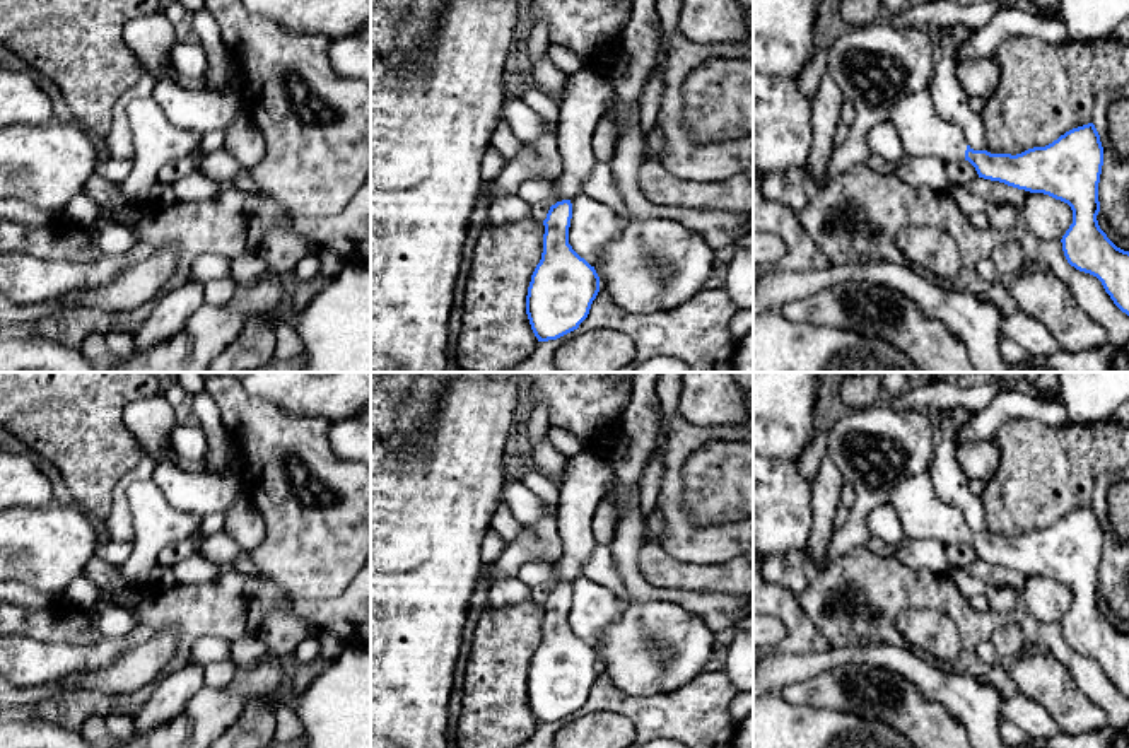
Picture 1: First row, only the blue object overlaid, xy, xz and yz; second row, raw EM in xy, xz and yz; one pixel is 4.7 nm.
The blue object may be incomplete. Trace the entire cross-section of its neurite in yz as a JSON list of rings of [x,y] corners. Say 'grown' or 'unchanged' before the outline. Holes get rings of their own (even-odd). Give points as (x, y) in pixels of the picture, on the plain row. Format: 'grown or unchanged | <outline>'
grown | [[[927,471],[904,478],[890,504],[909,540],[936,540],[945,546],[968,543],[979,560],[1068,586],[1073,606],[1061,622],[1068,646],[1097,659],[1129,698],[1129,634],[1117,630],[1097,603],[1103,529],[1093,505],[1073,511],[1045,529],[1011,538],[974,533],[963,512],[938,497]]]

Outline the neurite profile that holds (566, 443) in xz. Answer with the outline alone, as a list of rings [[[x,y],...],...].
[[[550,425],[547,441],[567,459],[584,451],[584,442],[562,427]]]

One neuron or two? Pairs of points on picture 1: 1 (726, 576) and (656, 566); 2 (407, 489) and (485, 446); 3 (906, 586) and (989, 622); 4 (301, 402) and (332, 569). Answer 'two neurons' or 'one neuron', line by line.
1: one neuron
2: one neuron
3: one neuron
4: two neurons

